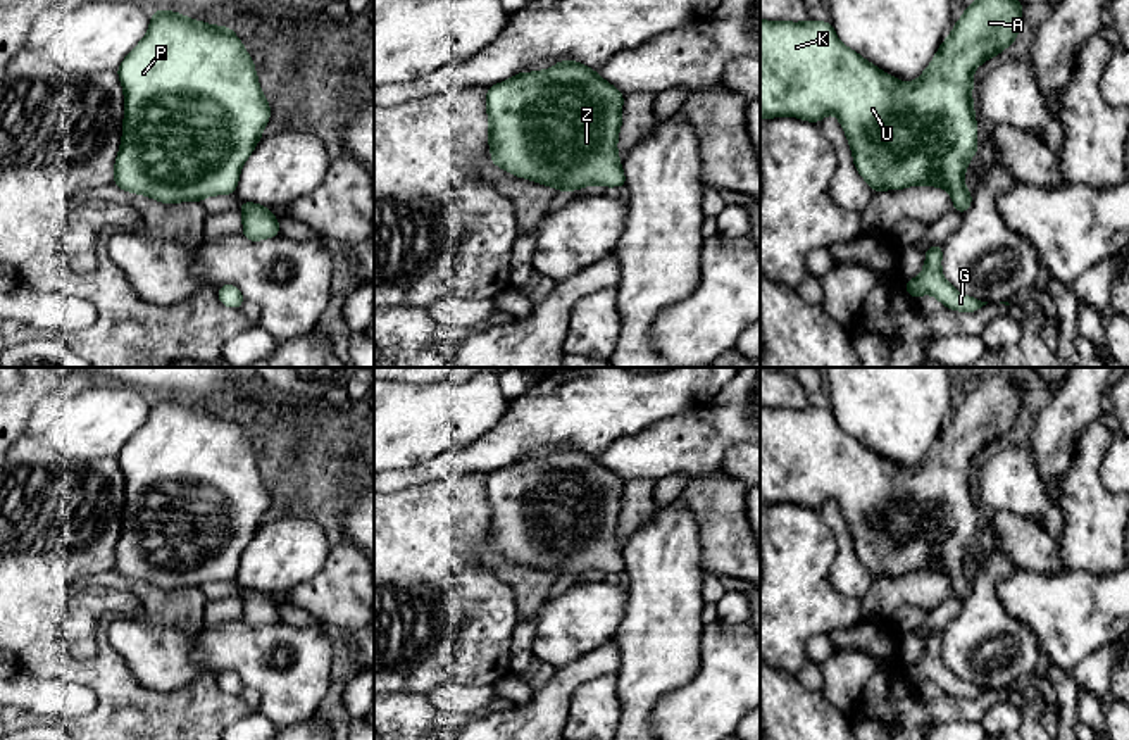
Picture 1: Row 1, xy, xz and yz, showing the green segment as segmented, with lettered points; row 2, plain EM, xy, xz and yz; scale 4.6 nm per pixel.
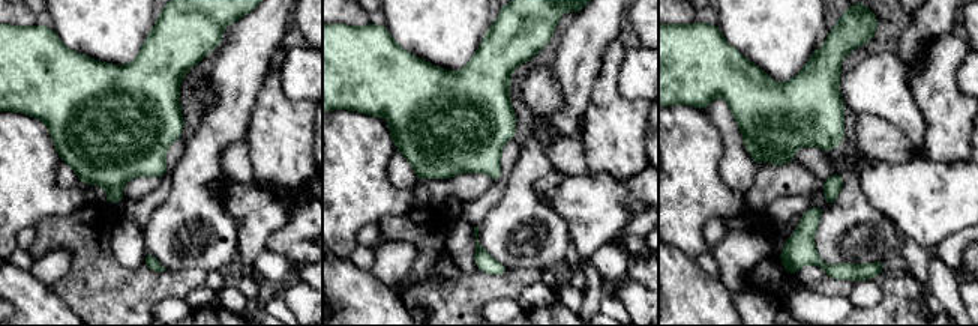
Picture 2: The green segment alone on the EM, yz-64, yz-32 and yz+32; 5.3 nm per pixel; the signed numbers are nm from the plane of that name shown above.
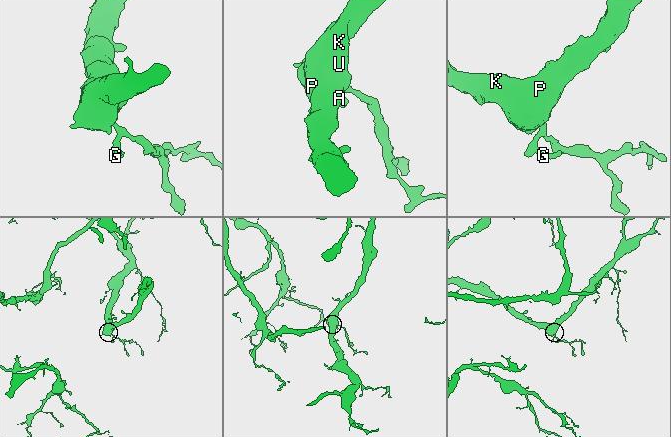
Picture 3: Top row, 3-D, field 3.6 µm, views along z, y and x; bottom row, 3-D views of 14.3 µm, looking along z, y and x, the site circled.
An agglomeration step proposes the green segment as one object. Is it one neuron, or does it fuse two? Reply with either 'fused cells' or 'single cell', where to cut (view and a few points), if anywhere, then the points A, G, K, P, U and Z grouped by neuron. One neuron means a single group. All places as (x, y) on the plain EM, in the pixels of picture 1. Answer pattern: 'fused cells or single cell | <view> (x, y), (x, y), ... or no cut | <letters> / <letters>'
single cell | no cut | A G K P U Z

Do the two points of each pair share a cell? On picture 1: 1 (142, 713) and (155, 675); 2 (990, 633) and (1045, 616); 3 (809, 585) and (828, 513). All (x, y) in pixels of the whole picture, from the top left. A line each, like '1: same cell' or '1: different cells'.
1: different cells
2: different cells
3: different cells

